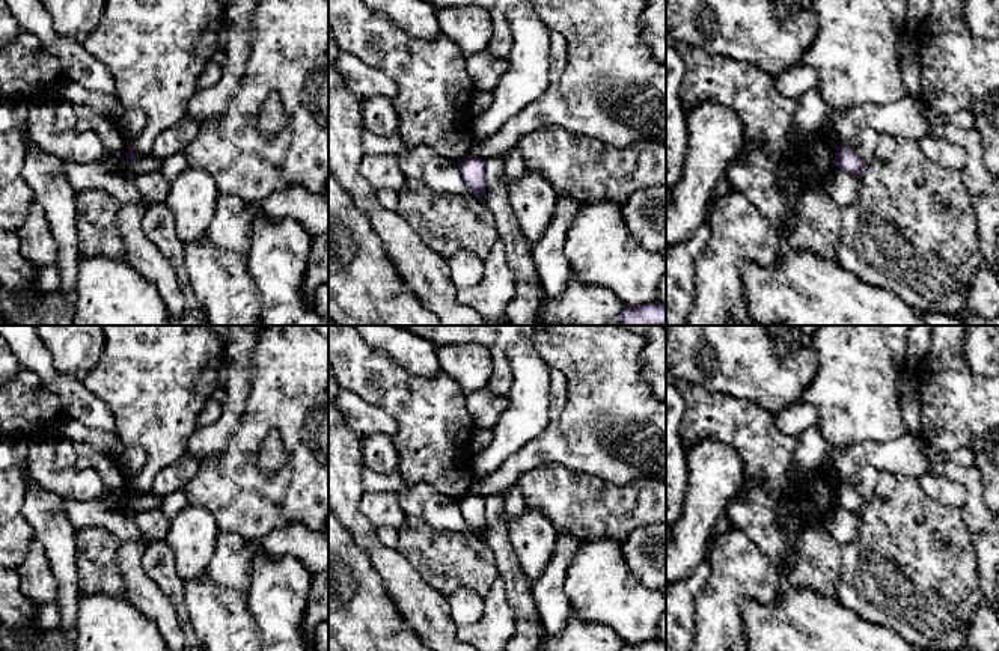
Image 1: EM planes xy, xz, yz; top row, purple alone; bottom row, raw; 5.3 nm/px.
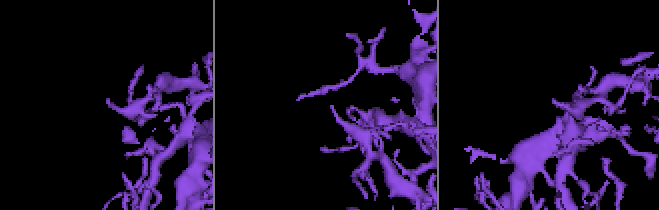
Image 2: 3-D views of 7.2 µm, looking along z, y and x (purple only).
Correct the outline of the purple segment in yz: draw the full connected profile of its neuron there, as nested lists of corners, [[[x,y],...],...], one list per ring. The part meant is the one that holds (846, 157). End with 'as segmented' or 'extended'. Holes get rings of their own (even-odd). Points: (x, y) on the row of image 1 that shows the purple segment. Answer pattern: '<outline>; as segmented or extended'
[[[847,142],[838,143],[835,166],[859,179],[865,173],[868,161],[865,161]]]; as segmented

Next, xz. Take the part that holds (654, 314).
[[[657,301],[642,306],[624,306],[619,326],[666,326],[666,304]]]; as segmented

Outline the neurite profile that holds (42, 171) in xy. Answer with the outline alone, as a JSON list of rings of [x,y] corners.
[[[33,142],[26,148],[23,176],[33,190],[35,200],[44,208],[45,219],[57,247],[60,277],[59,294],[75,300],[77,267],[80,261],[77,232],[77,193],[66,181],[62,160]]]

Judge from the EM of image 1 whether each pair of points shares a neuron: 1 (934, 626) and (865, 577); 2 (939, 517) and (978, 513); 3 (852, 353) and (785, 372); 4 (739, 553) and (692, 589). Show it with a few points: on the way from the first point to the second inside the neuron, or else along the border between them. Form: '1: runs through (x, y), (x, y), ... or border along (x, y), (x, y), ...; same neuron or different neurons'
1: runs through (918, 609), (886, 577), (882, 577); same neuron
2: border along (960, 510), (974, 547); different neurons
3: border along (812, 341), (815, 375), (802, 397); different neurons
4: border along (704, 556), (708, 579), (695, 600), (695, 609); different neurons

